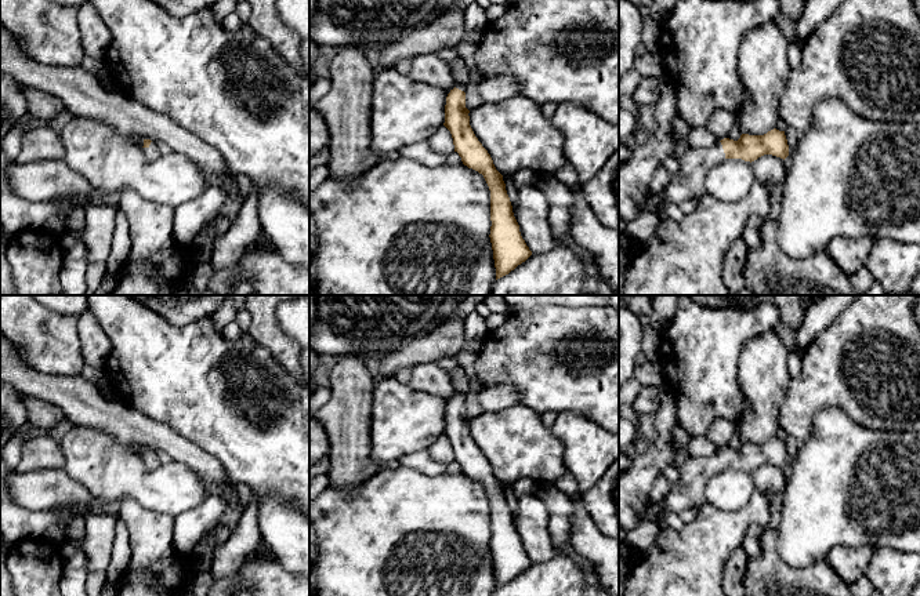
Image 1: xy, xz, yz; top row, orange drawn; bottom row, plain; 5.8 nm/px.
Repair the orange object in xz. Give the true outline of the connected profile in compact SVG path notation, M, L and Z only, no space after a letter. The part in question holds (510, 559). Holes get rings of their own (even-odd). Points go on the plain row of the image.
M454 389L454 397L446 406L443 435L450 440L454 461L459 462L463 473L482 483L489 495L492 530L489 546L497 589L525 571L532 560L521 545L503 484L496 479L490 464L470 435L466 397L466 393Z

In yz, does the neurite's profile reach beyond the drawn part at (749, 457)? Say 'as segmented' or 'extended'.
extended

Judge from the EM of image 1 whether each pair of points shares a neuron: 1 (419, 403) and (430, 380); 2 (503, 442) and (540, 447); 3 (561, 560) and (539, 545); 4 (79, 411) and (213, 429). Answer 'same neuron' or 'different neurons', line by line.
1: different neurons
2: same neuron
3: different neurons
4: different neurons

